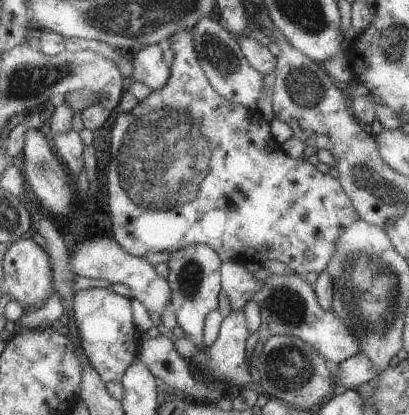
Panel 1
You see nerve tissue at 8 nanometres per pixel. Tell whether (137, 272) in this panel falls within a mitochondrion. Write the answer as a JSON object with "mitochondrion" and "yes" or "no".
{"mitochondrion":"no"}

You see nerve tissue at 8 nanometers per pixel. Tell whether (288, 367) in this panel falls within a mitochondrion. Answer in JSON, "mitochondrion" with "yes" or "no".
{"mitochondrion":"yes"}

